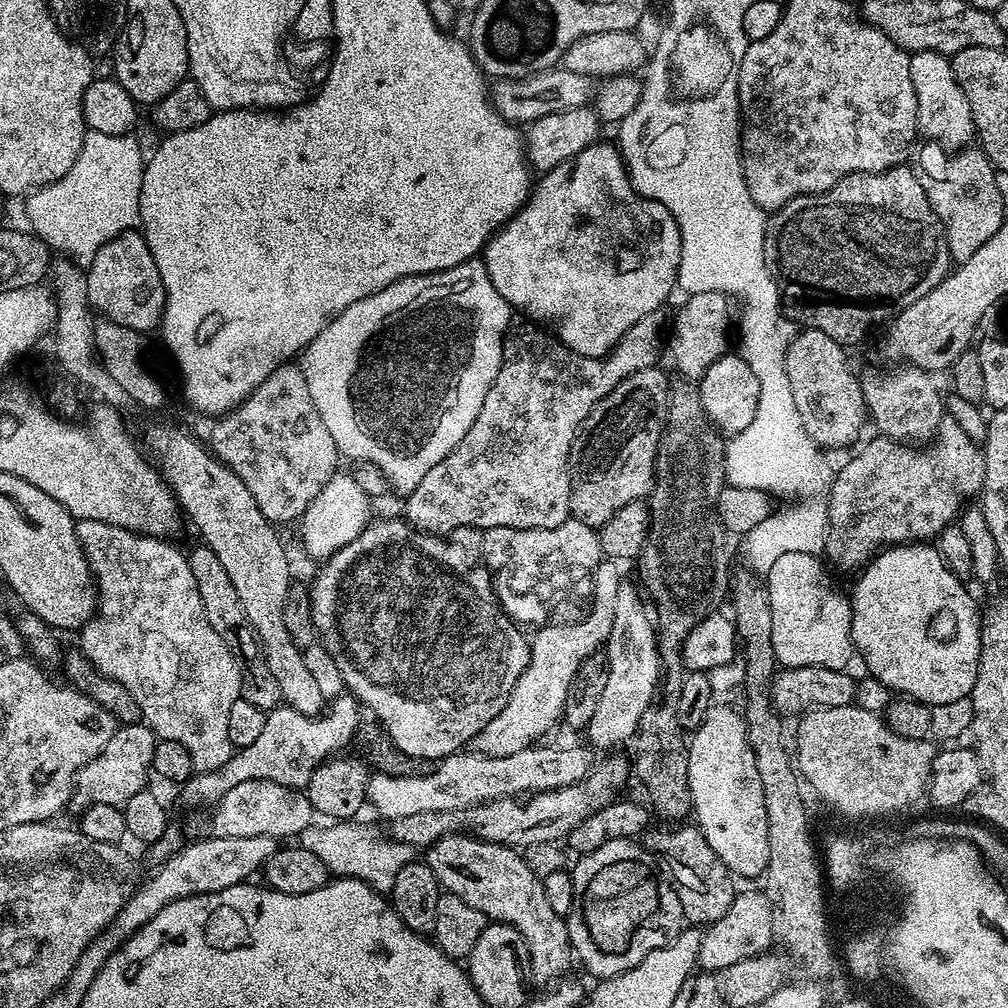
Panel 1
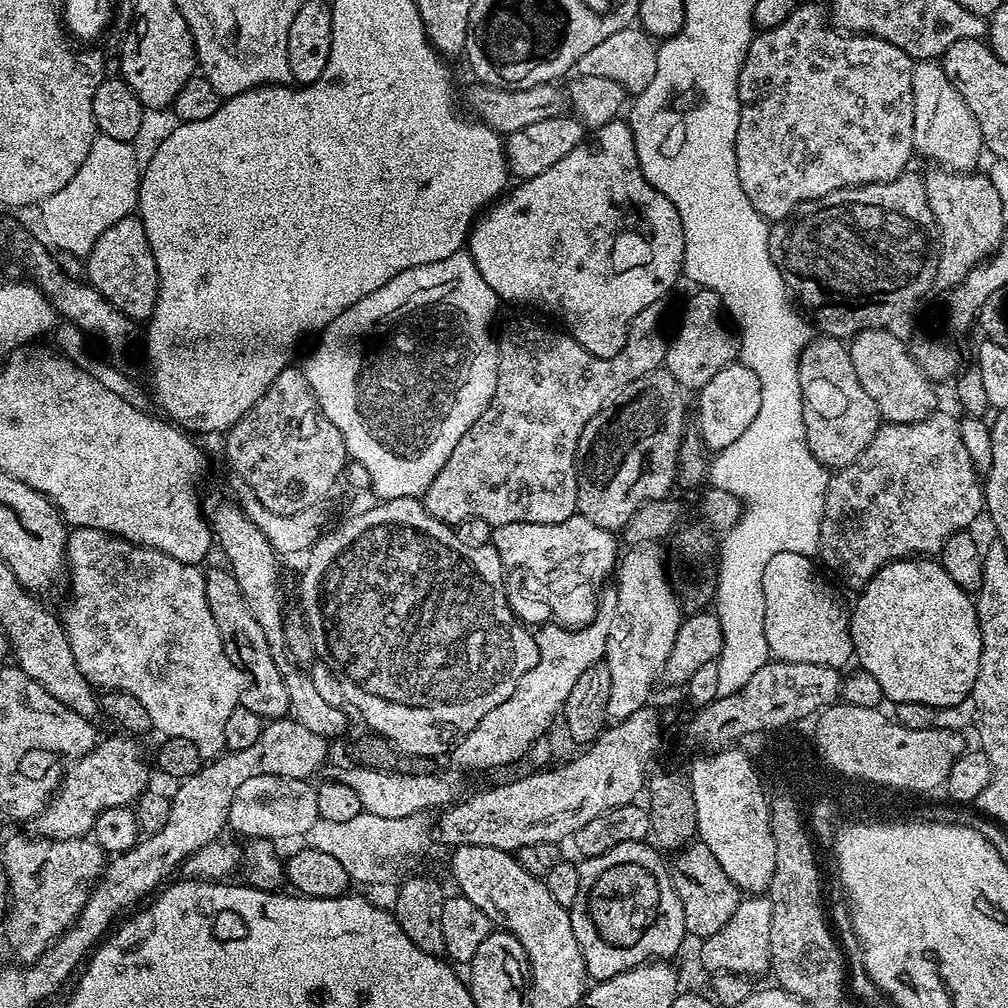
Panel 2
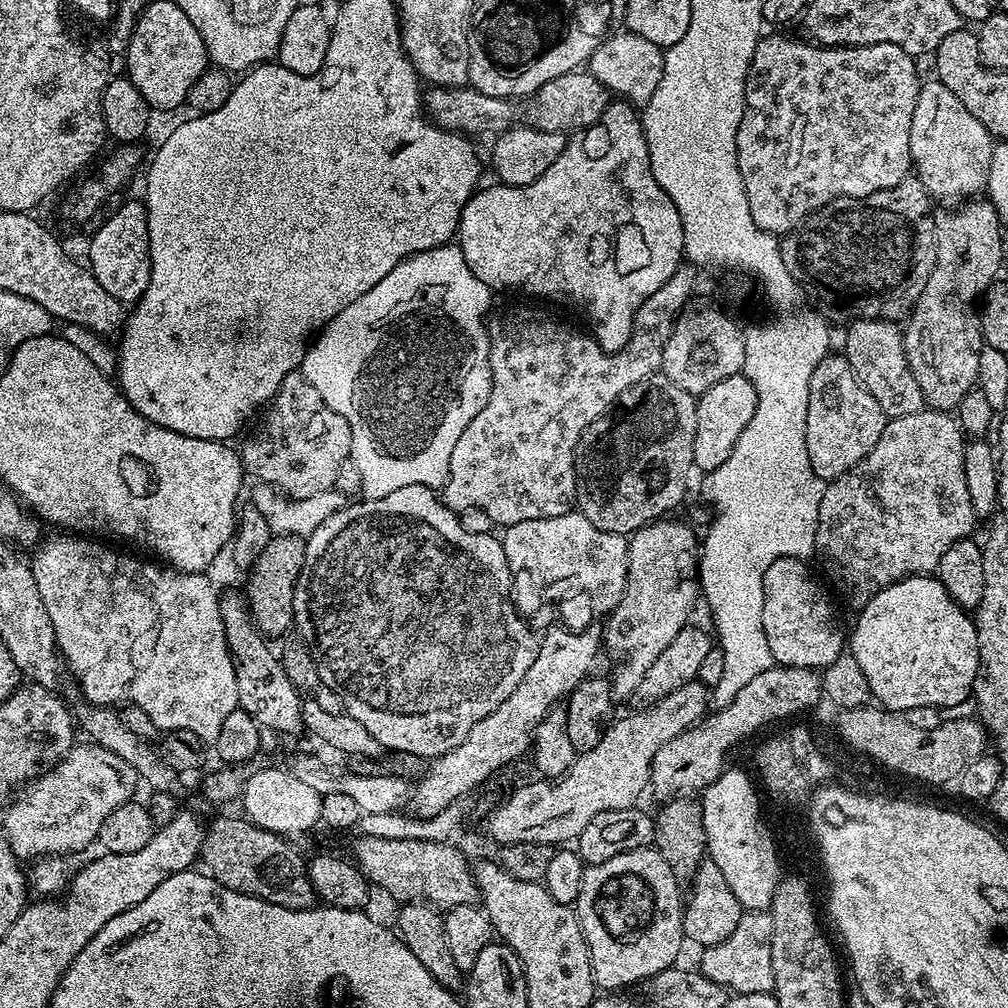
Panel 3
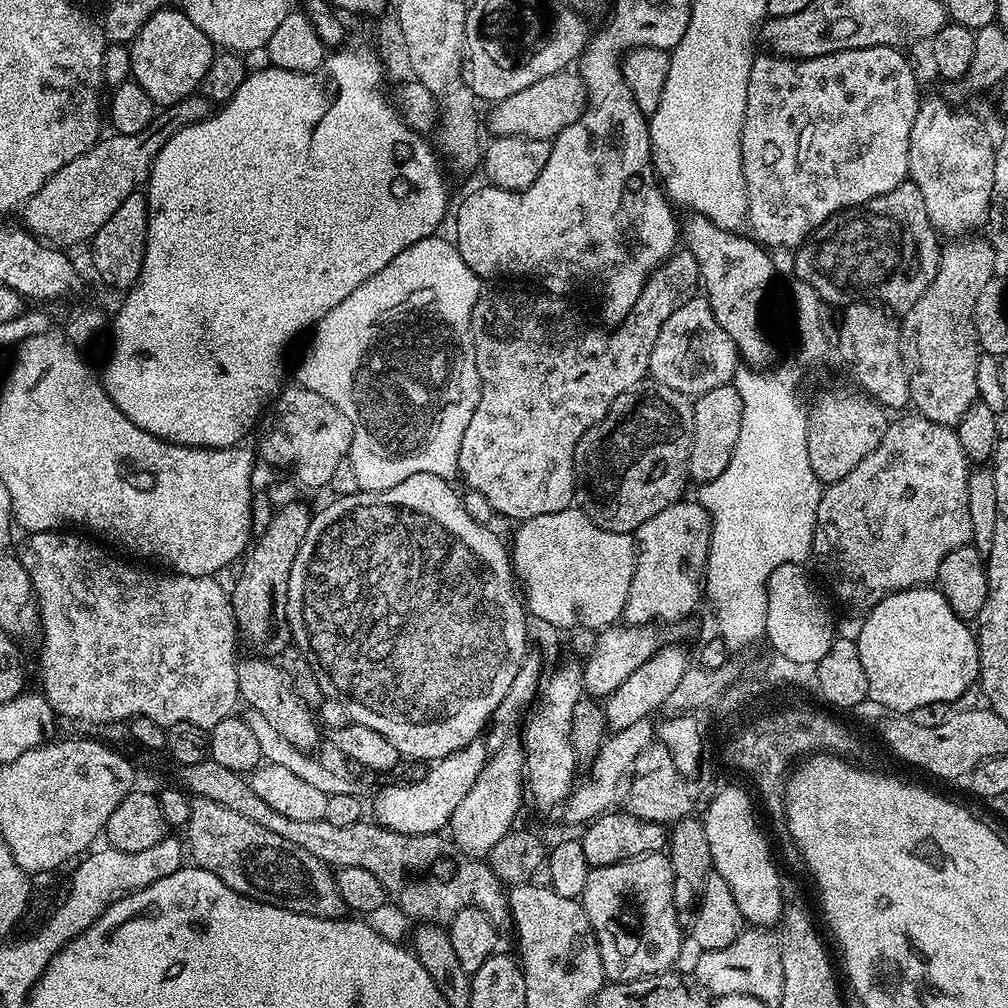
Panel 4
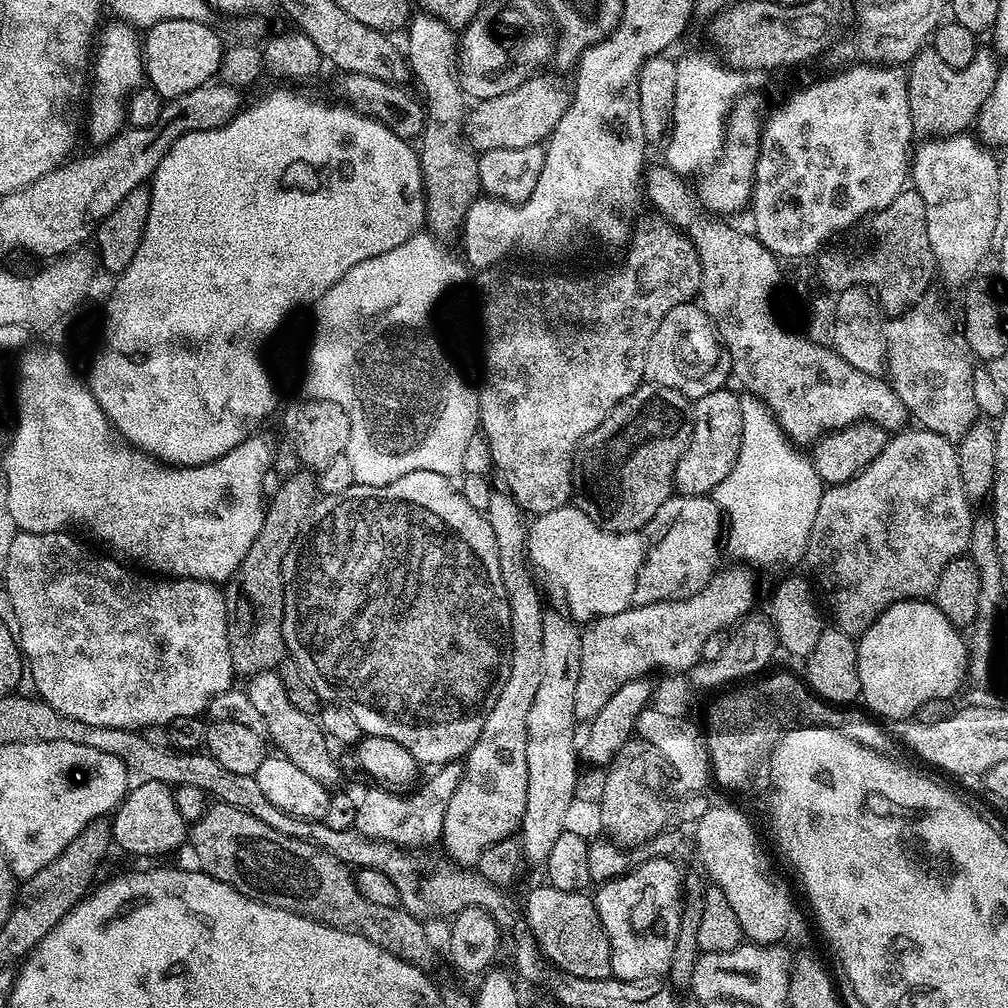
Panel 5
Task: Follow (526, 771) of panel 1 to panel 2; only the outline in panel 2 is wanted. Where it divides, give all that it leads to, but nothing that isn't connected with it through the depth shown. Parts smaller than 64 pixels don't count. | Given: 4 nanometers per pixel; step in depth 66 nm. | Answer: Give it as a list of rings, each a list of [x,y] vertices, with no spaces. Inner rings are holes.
[[[325,763],[320,774],[325,781],[338,781],[354,790],[365,812],[385,818],[402,818],[418,812],[428,812],[436,807],[447,807],[455,801],[456,782],[452,778],[432,773],[408,775],[397,772],[372,771],[357,764]]]

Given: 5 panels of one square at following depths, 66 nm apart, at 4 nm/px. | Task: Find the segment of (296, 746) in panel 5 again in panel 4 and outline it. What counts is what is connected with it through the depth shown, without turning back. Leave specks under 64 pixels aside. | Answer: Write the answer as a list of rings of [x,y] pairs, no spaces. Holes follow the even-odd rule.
[[[249,655],[249,660],[241,659],[236,665],[238,670],[238,690],[240,691],[240,700],[247,705],[248,708],[258,710],[258,714],[262,714],[262,718],[266,718],[275,732],[280,734],[282,738],[286,738],[290,745],[297,748],[298,751],[311,753],[312,747],[319,740],[322,740],[322,732],[320,736],[321,725],[318,723],[317,717],[314,715],[313,709],[307,708],[302,701],[294,694],[294,690],[290,686],[290,682],[284,677],[284,671],[280,669],[279,663],[270,661],[268,658],[261,658],[259,655]]]

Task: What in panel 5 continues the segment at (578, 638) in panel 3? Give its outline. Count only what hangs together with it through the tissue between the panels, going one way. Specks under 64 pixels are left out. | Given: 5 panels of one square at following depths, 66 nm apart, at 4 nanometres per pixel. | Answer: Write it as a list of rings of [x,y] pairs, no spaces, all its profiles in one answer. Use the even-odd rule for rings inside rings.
[[[460,762],[442,764],[433,772],[436,773],[421,786],[420,792],[401,794],[384,786],[372,786],[364,797],[359,797],[356,805],[356,831],[375,840],[400,844],[403,848],[435,845],[435,840],[437,843],[443,837],[446,806],[450,806],[450,798],[454,798],[454,792],[458,790],[464,765]]]

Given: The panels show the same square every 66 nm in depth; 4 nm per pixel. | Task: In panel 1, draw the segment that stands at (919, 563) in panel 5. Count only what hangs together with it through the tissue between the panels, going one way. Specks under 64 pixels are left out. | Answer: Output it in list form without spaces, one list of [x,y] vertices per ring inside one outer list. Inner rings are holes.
[[[945,415],[930,446],[909,446],[891,440],[889,436],[877,435],[875,439],[838,468],[828,490],[828,533],[823,555],[828,556],[834,567],[852,573],[863,569],[877,552],[885,548],[935,541],[942,530],[953,527],[968,502],[964,500],[979,497],[984,491],[984,449],[972,441],[950,415]]]

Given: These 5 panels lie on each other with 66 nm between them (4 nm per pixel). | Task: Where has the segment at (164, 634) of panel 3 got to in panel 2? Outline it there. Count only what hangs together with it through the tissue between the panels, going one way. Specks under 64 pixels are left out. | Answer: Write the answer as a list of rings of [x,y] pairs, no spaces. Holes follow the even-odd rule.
[[[72,528],[68,533],[68,545],[64,551],[66,557],[66,580],[72,583],[72,597],[68,600],[68,605],[65,606],[64,612],[62,611],[62,623],[64,626],[64,633],[68,635],[70,642],[70,650],[74,650],[74,662],[78,662],[78,670],[82,670],[82,674],[88,679],[89,684],[95,686],[100,690],[113,690],[116,689],[122,692],[129,692],[138,698],[146,706],[147,713],[150,714],[152,719],[152,727],[156,732],[164,732],[165,737],[177,736],[178,738],[190,738],[190,742],[194,742],[194,746],[198,746],[201,757],[215,758],[225,751],[224,743],[226,742],[226,718],[230,718],[230,714],[234,714],[234,710],[240,707],[240,695],[242,694],[242,686],[244,685],[244,673],[241,672],[238,666],[234,666],[234,662],[230,662],[230,658],[224,649],[222,642],[222,634],[218,630],[218,622],[214,622],[214,614],[210,614],[210,602],[206,600],[206,582],[204,581],[204,572],[195,564],[183,564],[178,562],[178,558],[170,558],[170,554],[162,554],[153,548],[144,548],[140,544],[131,544],[128,540],[123,540],[121,536],[112,536],[108,532],[103,532],[97,528]]]

